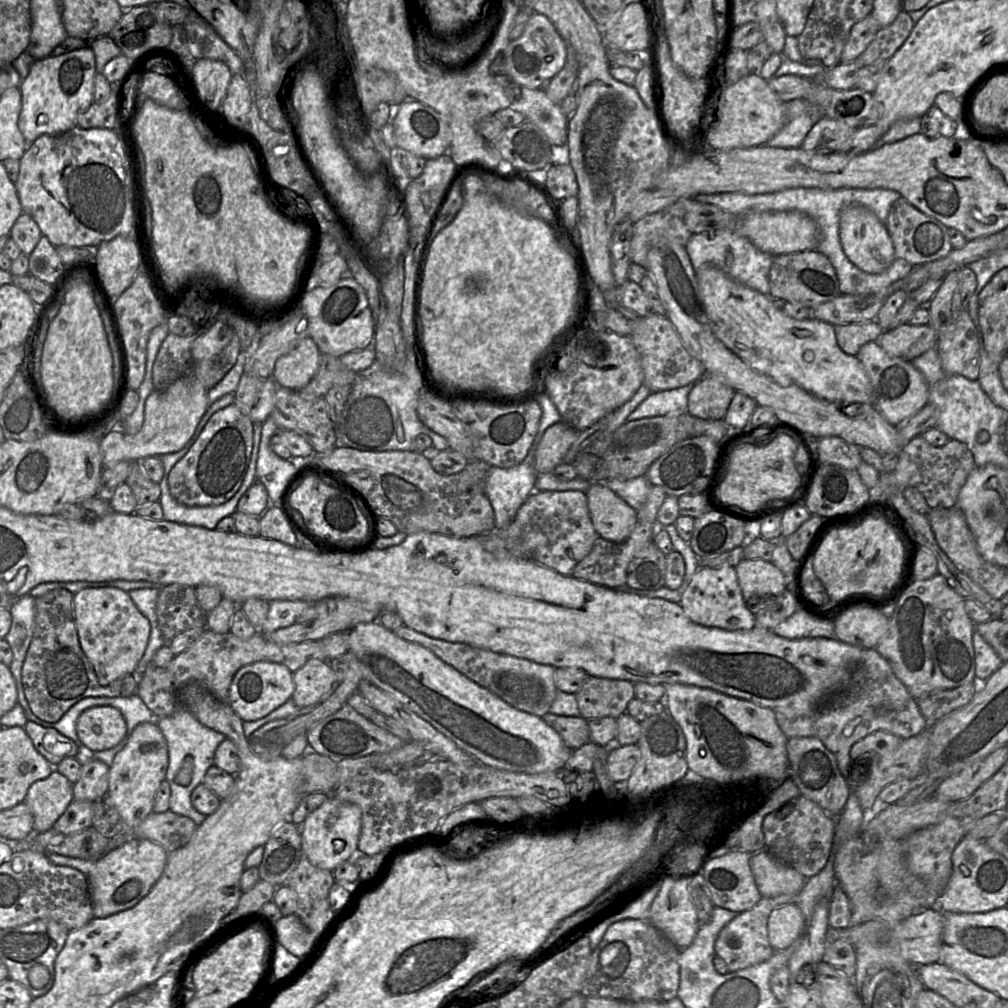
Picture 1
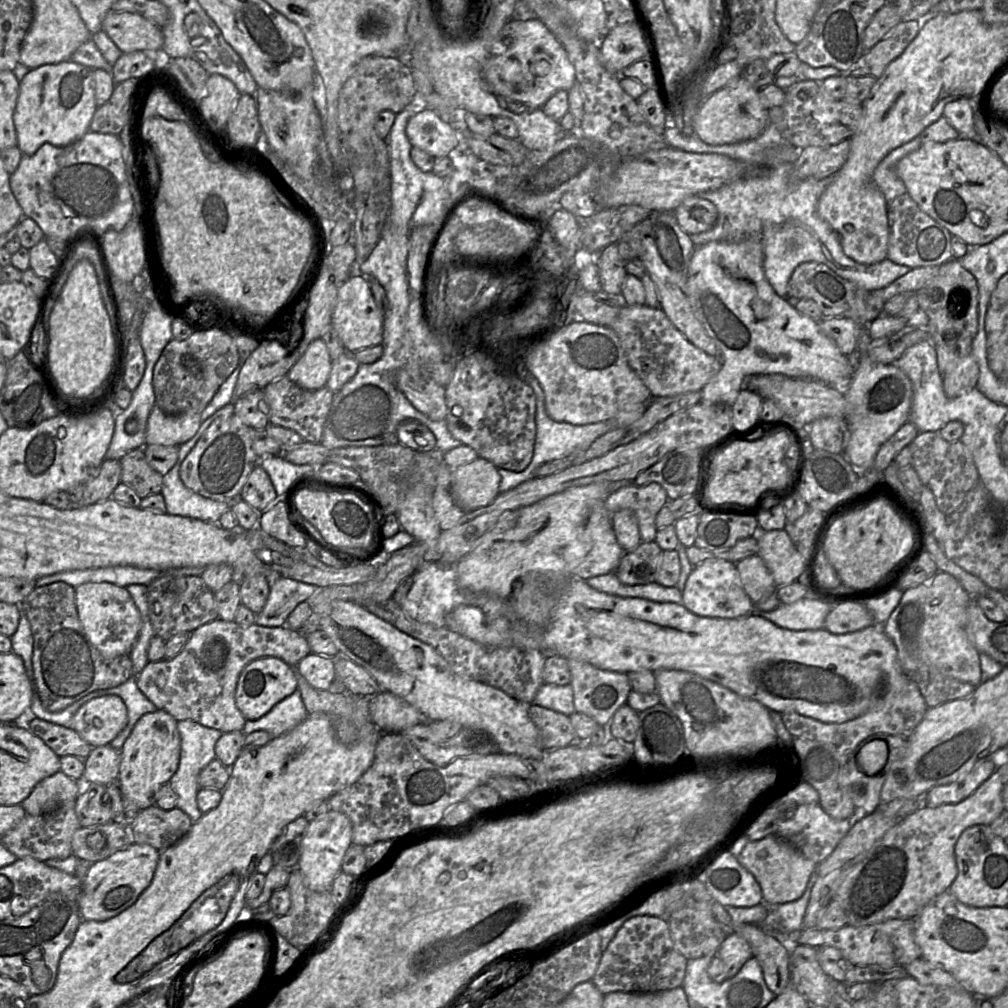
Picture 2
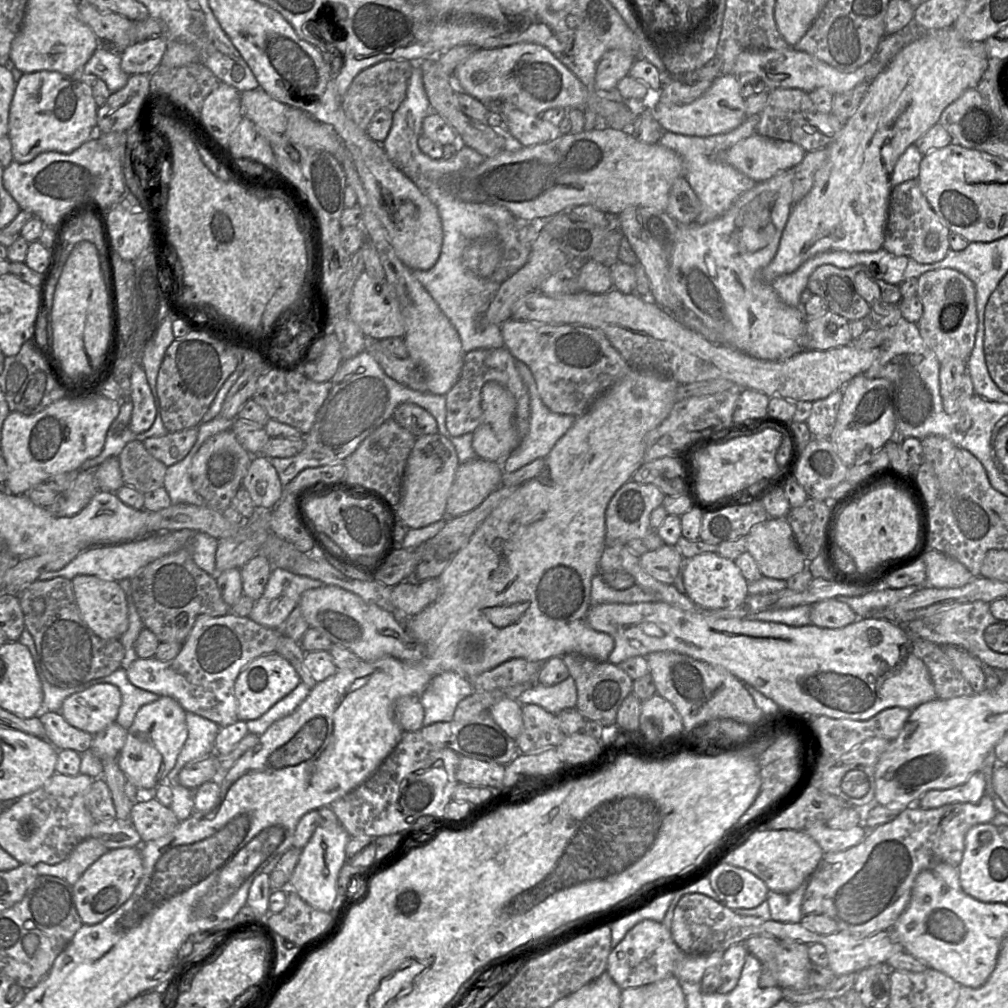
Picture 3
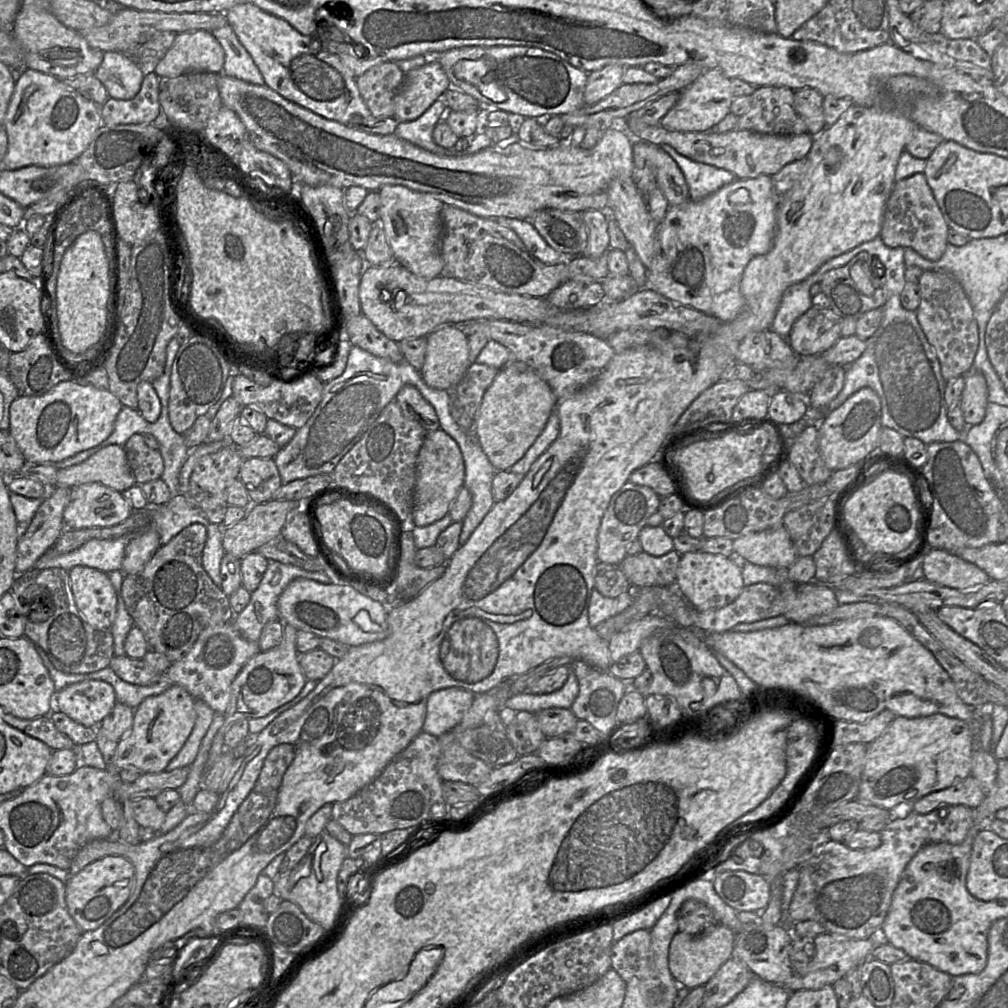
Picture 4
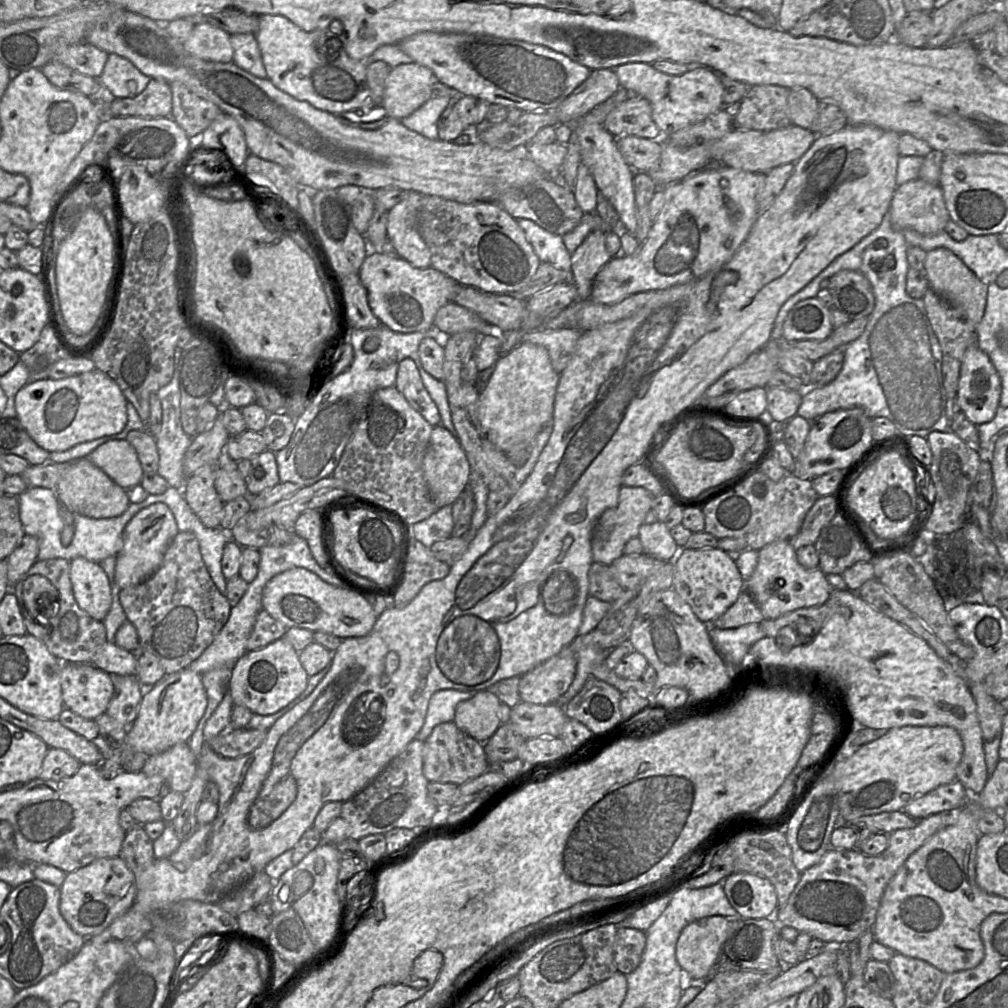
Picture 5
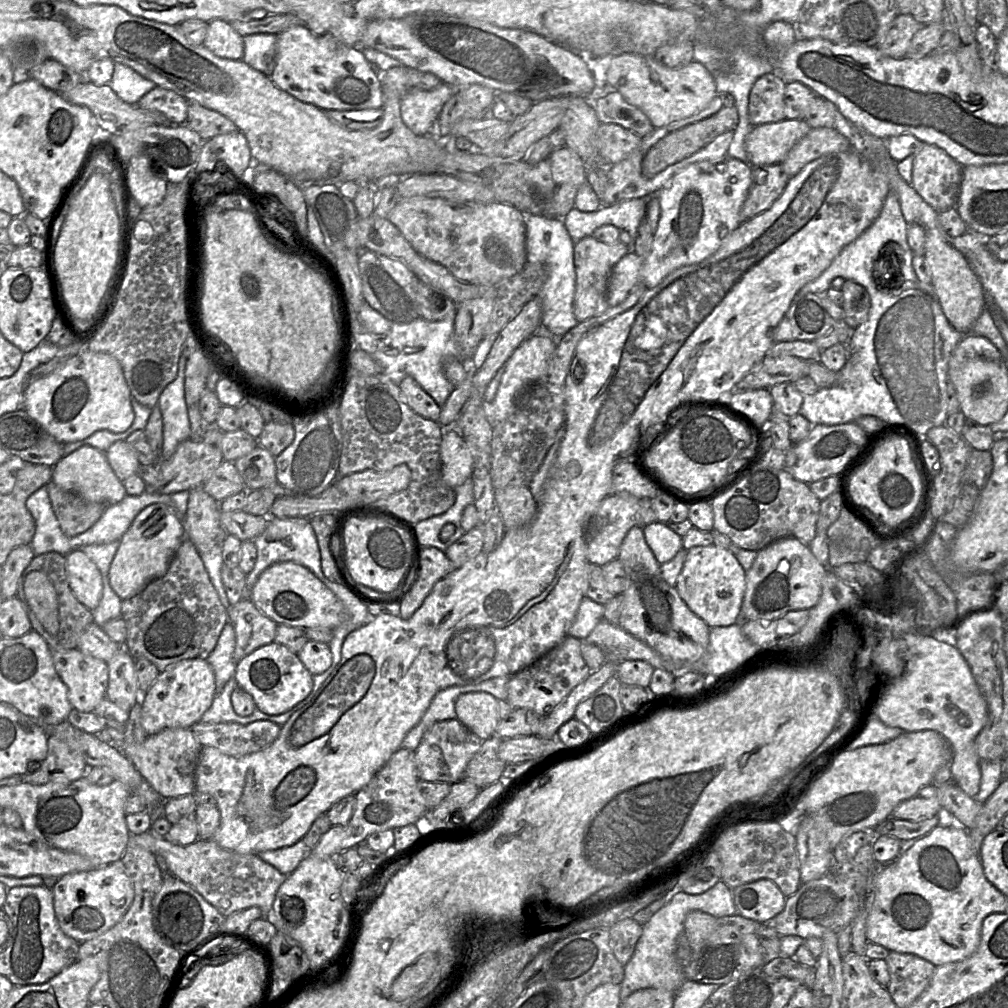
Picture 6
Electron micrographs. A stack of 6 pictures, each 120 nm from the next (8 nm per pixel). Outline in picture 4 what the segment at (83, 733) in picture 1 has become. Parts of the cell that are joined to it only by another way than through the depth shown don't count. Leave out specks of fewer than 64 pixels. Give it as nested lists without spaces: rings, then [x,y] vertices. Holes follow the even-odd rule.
[[[101,680],[70,684],[54,697],[57,710],[81,725],[95,729],[112,711],[116,702],[112,685]]]

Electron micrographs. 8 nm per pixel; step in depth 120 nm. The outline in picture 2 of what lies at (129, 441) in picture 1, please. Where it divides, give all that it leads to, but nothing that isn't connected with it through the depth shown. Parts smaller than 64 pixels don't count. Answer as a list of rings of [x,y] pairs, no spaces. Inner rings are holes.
[[[155,405],[146,427],[146,445],[180,446],[190,440],[201,425],[201,413],[170,415]]]

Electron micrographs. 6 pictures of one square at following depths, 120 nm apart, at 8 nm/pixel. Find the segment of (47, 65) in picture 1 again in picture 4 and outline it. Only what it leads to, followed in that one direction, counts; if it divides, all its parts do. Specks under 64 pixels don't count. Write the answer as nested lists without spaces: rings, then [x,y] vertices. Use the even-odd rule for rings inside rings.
[[[25,68],[15,82],[3,120],[8,146],[1,160],[2,169],[16,170],[32,165],[53,167],[73,162],[88,147],[101,124],[100,105],[95,104],[91,99],[85,99],[78,91],[68,87],[63,80]]]

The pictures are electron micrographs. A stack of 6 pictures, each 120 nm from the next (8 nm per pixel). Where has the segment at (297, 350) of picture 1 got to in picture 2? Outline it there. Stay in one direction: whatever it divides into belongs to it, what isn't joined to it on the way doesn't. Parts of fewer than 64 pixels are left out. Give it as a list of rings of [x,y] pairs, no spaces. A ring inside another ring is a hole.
[[[318,338],[308,345],[287,377],[303,389],[316,390],[326,386],[331,367],[327,346],[322,338]]]

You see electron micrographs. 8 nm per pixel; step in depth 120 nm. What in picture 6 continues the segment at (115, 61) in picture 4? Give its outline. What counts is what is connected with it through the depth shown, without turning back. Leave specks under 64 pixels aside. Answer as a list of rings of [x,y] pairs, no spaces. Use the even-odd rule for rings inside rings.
[[[114,62],[114,71],[109,86],[125,103],[135,105],[150,90],[155,83],[142,77],[132,68]]]

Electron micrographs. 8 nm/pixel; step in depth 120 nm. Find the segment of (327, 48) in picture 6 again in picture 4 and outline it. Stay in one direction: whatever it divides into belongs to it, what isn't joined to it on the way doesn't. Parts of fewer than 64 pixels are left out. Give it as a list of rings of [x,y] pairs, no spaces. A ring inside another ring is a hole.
[[[252,3],[237,4],[228,9],[225,16],[262,74],[264,85],[283,98],[344,125],[354,115],[363,119],[372,116],[351,70],[343,65],[338,56],[322,49],[315,37],[302,35],[285,20]]]

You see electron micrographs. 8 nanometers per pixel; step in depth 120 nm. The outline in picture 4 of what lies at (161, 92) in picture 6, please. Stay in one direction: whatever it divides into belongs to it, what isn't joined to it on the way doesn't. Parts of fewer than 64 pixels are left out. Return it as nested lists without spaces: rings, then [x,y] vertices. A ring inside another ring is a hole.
[[[154,71],[145,73],[139,92],[127,100],[107,98],[100,106],[102,124],[149,124],[162,116],[158,100],[159,77]]]

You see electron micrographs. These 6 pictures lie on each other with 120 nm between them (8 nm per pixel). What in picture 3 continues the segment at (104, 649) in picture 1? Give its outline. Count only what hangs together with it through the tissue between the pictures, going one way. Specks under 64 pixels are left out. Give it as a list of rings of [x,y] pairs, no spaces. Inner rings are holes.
[[[77,575],[71,581],[77,607],[86,625],[102,639],[119,640],[129,625],[127,599],[119,583],[92,575]]]

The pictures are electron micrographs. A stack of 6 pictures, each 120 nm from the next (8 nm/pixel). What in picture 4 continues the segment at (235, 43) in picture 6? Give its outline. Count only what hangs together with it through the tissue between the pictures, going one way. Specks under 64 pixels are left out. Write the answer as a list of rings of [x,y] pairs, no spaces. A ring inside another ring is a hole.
[[[195,30],[176,35],[172,46],[154,68],[160,77],[176,77],[190,72],[221,74],[224,50],[207,30]]]

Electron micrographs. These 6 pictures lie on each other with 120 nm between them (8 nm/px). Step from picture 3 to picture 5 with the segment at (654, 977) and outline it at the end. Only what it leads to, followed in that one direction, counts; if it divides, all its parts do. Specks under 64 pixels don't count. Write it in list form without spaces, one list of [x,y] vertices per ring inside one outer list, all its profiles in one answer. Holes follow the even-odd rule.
[[[618,928],[614,944],[614,962],[619,972],[627,975],[640,964],[646,946],[646,932]]]

